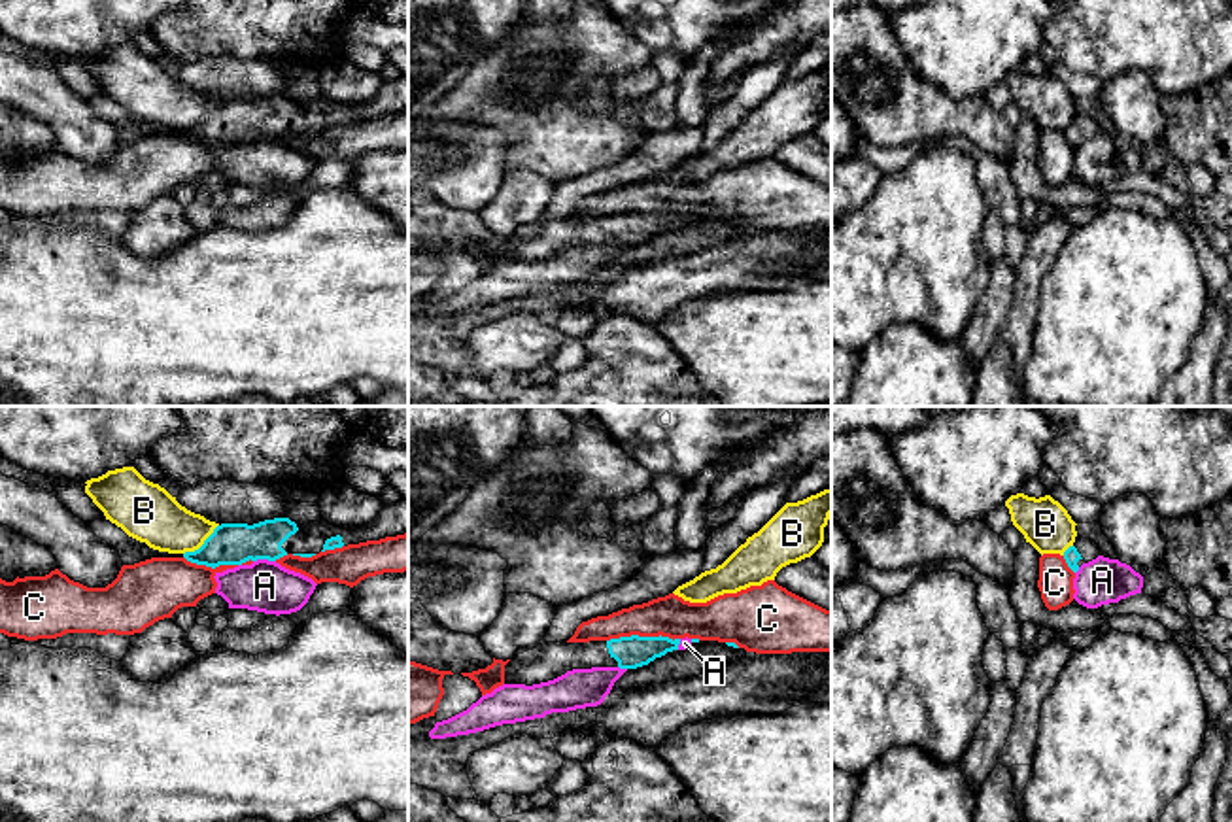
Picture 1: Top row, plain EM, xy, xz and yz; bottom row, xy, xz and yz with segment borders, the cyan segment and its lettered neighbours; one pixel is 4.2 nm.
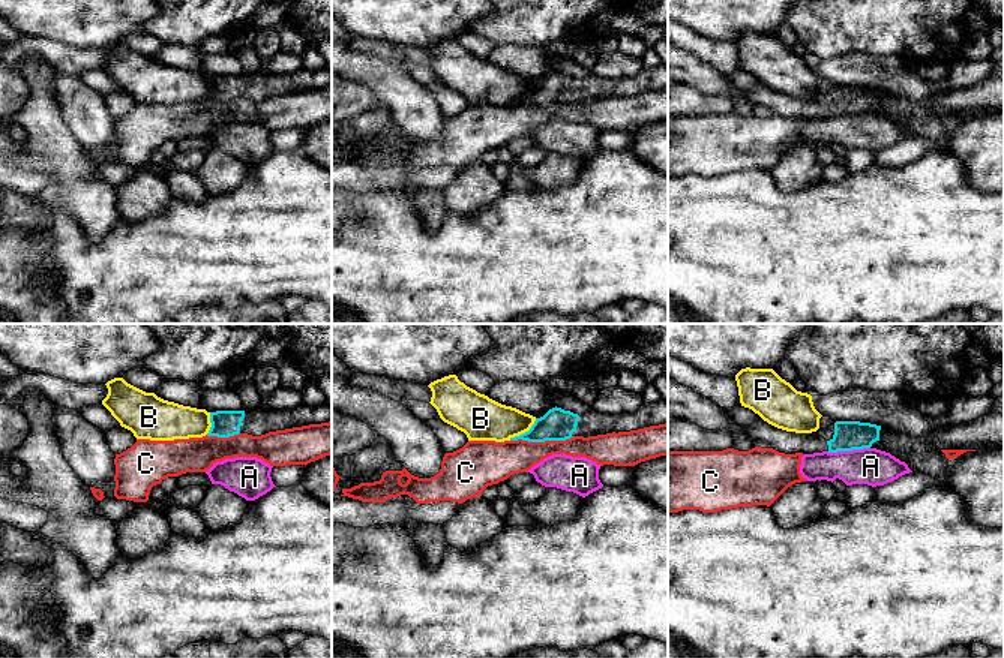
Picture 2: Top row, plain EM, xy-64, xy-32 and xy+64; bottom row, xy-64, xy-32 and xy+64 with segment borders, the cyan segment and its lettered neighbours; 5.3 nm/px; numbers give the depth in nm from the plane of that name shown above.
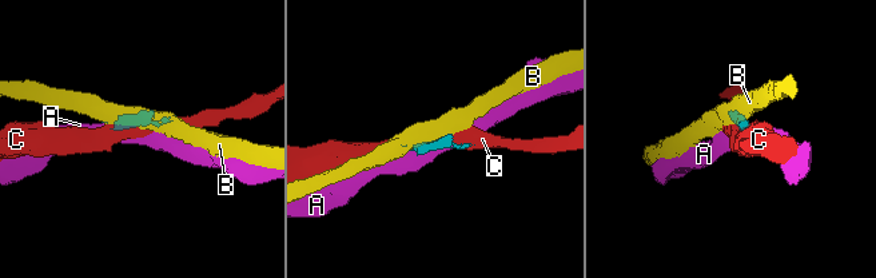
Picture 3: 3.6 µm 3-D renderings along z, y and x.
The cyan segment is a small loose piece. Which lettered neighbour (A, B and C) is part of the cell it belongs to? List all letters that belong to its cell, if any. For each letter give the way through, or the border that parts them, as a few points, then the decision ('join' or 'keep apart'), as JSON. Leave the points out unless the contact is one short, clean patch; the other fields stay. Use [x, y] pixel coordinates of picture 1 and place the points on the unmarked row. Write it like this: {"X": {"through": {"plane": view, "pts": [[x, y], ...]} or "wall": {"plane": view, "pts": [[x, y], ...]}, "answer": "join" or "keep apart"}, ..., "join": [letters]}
{"A": {"wall": {"plane": "xy", "pts": [[274, 136], [254, 138]]}, "answer": "keep apart"}, "B": {"answer": "keep apart"}, "C": {"answer": "keep apart"}, "join": []}

